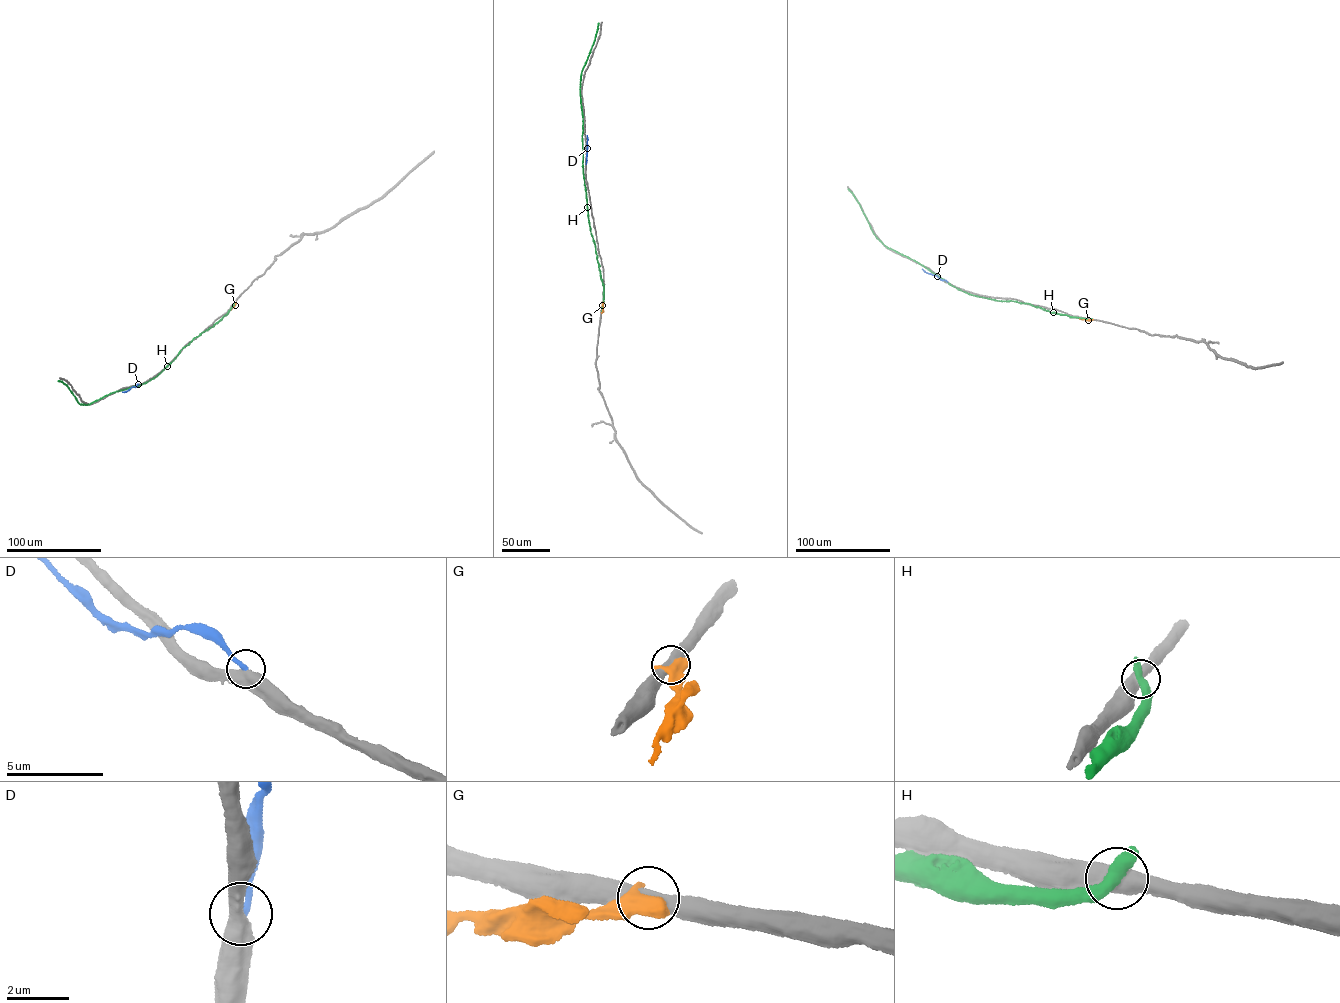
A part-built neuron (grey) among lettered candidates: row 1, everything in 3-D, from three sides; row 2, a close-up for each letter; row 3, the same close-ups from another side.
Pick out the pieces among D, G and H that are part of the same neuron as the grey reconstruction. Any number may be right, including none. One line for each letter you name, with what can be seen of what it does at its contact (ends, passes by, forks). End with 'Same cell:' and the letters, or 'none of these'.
Same cell: none of these

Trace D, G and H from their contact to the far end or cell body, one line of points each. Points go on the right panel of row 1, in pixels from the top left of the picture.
D: (947, 282), (922, 269)
G: (1092, 319), (1079, 318)
H: (1091, 319), (958, 290), (913, 260), (884, 245), (873, 233), (848, 188)

